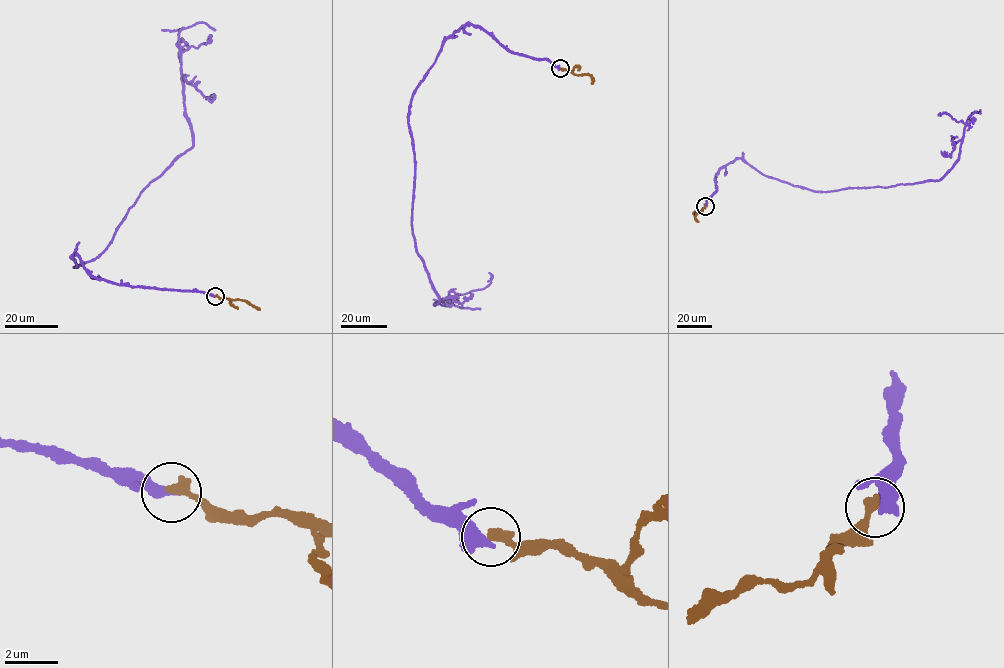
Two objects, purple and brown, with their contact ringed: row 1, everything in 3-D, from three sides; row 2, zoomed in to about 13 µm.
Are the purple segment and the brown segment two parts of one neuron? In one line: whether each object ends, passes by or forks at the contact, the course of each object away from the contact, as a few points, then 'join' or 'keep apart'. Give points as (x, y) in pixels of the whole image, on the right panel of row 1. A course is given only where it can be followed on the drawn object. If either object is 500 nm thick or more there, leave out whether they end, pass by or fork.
purple ends there; brown ends there; purple runs (705, 205), (719, 170), (740, 158), (816, 191), (937, 180), (958, 158), (965, 125), (938, 115); brown runs (705, 206), (696, 214), (698, 221); keep apart

